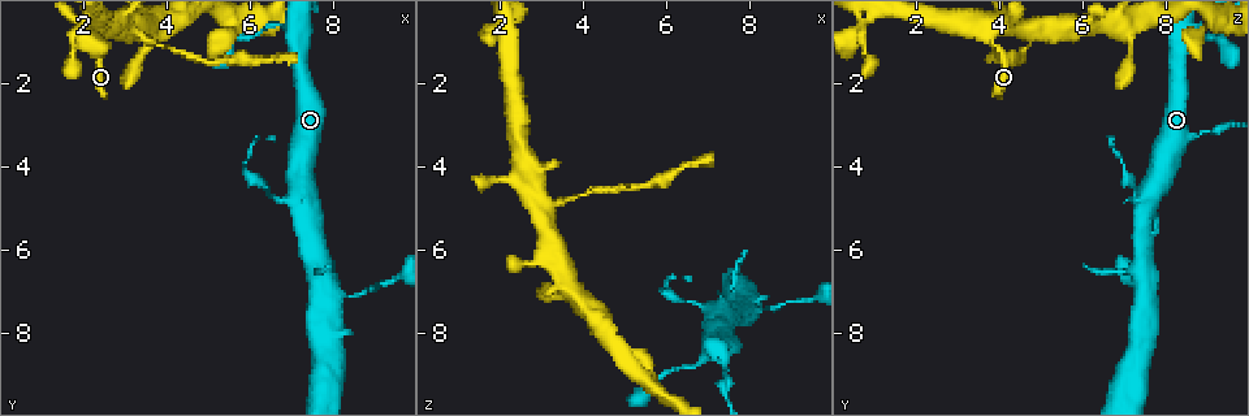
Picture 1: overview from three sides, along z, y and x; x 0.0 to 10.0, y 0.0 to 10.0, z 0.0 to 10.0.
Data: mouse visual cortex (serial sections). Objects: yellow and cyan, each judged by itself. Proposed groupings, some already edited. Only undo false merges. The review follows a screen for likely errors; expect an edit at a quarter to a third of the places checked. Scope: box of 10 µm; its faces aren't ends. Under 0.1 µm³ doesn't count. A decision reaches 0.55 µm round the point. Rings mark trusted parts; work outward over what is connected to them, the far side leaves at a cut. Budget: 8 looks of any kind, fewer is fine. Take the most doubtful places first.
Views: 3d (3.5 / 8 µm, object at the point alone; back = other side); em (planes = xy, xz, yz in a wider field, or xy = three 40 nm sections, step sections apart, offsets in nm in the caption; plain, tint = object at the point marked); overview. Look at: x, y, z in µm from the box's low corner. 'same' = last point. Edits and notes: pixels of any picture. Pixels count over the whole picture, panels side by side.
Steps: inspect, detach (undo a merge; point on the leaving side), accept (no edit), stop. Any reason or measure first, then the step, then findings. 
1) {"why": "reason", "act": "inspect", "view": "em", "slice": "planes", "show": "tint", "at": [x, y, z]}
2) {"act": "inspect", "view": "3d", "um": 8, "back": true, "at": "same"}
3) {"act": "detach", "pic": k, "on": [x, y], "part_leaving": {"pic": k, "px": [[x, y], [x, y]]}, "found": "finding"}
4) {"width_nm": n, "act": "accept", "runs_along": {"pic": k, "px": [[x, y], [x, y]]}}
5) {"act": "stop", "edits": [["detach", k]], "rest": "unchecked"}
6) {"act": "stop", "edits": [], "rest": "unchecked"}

{"why": "a fork", "act": "inspect", "view": "3d", "um": 3.5, "at": [3.00, 0.70, 5.00]}

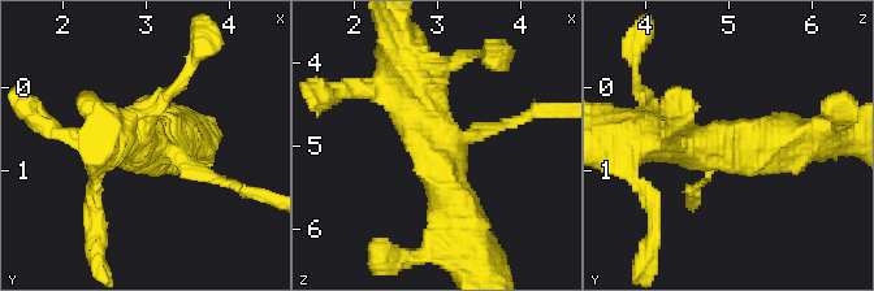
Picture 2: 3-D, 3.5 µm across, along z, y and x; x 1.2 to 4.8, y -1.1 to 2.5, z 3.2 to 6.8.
{"arms": 3, "arm_widths_nm": [100, 500, 500], "act": "inspect", "view": "em", "slice": "xy", "step": 2, "show": "tint", "at": [3.00, 0.75, 5.00]}

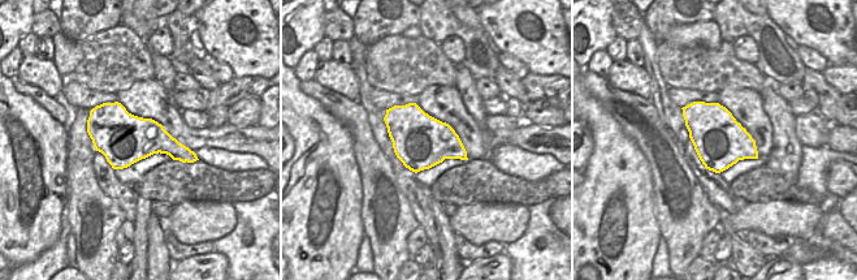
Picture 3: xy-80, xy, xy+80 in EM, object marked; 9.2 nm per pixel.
{"width_nm": 500, "act": "detach", "pic": 2, "on": [519, 120], "border": {"pic": 3, "px": [[191, 151], [185, 160]]}, "found": "two cells meet here"}

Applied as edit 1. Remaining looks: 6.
{"why": "three-way junction", "act": "inspect", "view": "3d", "um": 3.5, "at": [3.80, 0.95, 7.10]}

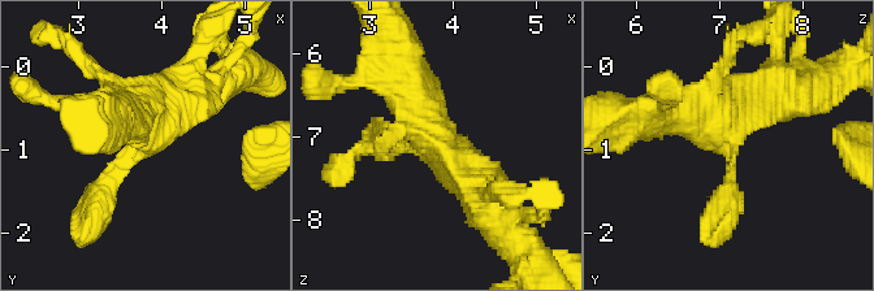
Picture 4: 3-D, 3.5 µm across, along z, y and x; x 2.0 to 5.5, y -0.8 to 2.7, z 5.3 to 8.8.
{"why": "now the EM", "act": "inspect", "view": "em", "slice": "xy", "step": 5, "show": "tint", "at": [3.80, 0.90, 7.05]}

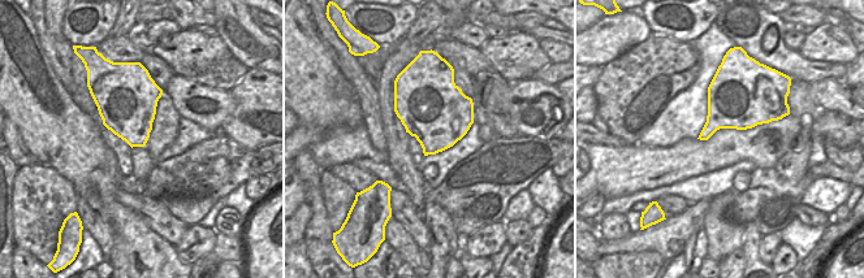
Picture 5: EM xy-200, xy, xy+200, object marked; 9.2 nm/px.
{"act": "accept", "runs_along": {"pic": 4, "px": [[665, 116], [714, 112], [731, 152], [725, 208]]}, "found": "all the same cell"}

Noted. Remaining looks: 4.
{"why": "three arms meet", "act": "inspect", "view": "em", "slice": "xy", "step": 2, "show": "tint", "at": [6.85, 0.65, 8.65]}

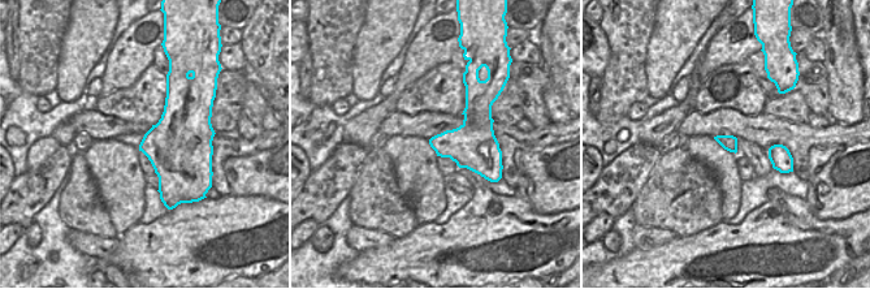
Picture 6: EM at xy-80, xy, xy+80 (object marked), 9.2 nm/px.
{"why": "see where the arms go", "act": "inspect", "view": "3d", "um": 3.5, "at": "same"}

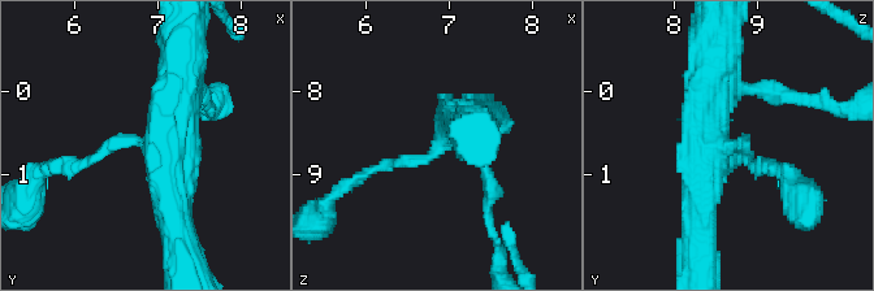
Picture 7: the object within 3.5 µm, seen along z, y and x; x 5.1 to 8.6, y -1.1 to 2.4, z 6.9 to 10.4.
{"arm_widths_nm": [150, 300, 400], "act": "accept", "runs_along": {"pic": 7, "px": [[699, 233], [709, 109], [745, 92]]}, "found": "continuous, no second cell"}

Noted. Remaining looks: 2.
{"act": "stop", "edits": [["detach", 2]], "rest": "unchecked"}

